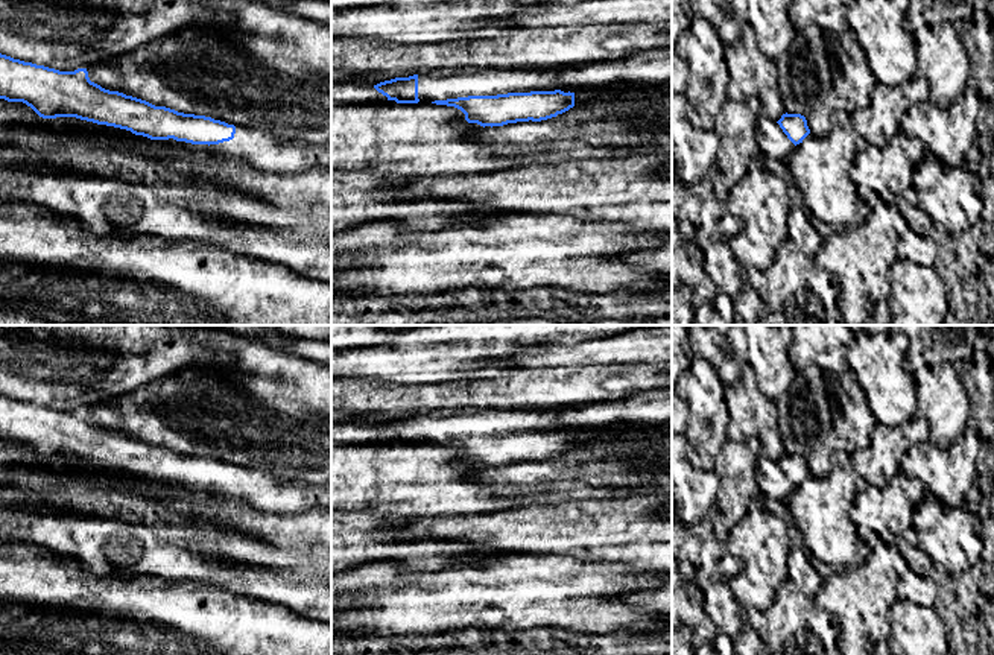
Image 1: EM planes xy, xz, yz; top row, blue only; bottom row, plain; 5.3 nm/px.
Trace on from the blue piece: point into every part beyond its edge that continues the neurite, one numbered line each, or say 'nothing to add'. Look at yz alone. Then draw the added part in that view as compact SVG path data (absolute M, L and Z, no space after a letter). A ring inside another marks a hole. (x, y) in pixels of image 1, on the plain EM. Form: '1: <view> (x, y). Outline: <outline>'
1: yz (772, 482). Outline: M761 456L758 457L755 479L761 498L787 502L792 489L795 488L777 462L771 462Z

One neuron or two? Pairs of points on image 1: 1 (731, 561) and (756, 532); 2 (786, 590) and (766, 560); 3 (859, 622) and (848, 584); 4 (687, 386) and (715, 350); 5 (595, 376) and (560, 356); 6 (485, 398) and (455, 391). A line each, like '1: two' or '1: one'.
1: two
2: two
3: one
4: two
5: two
6: one

